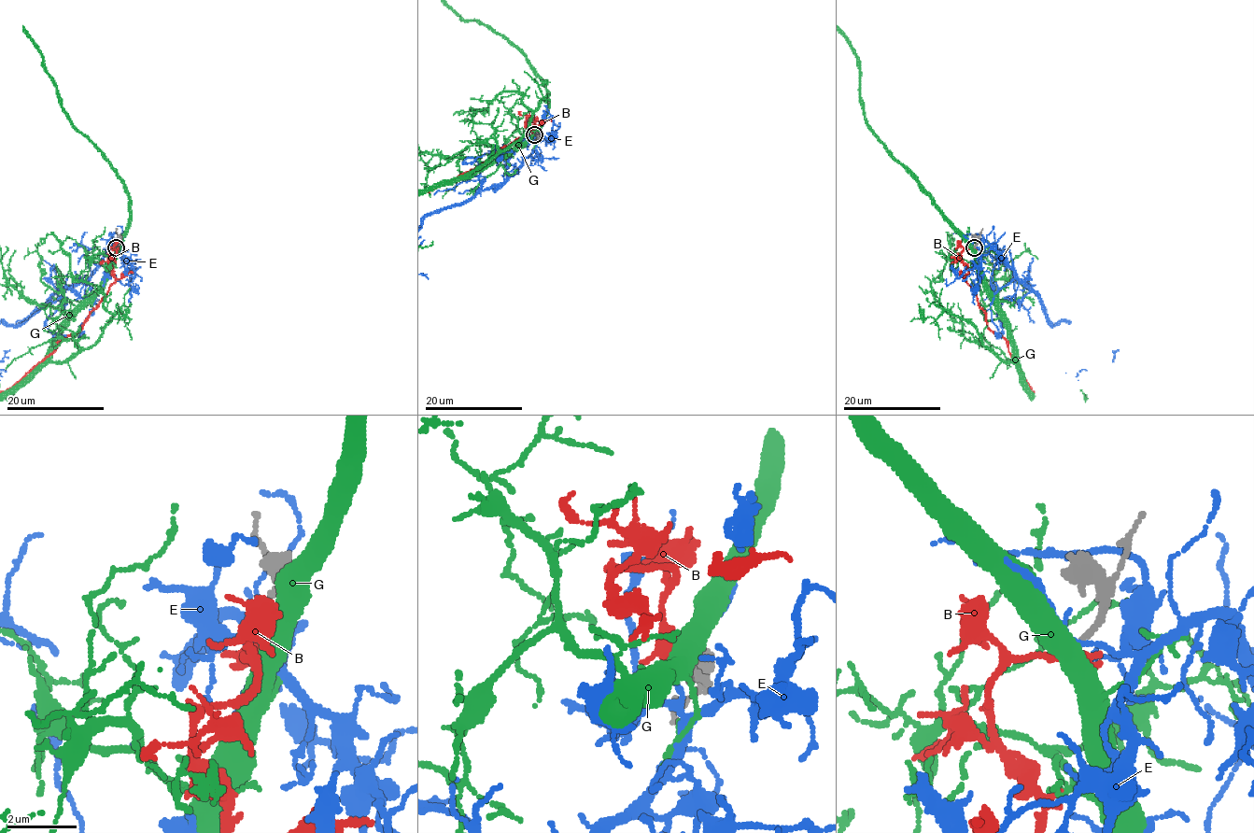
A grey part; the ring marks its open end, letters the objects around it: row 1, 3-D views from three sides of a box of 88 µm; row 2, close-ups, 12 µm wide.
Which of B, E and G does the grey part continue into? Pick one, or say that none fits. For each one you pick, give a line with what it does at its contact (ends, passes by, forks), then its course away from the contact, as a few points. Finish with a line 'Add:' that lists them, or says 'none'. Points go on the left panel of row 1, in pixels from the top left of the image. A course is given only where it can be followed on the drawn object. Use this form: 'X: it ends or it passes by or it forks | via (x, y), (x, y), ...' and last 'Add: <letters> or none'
B: it ends
Add: B

